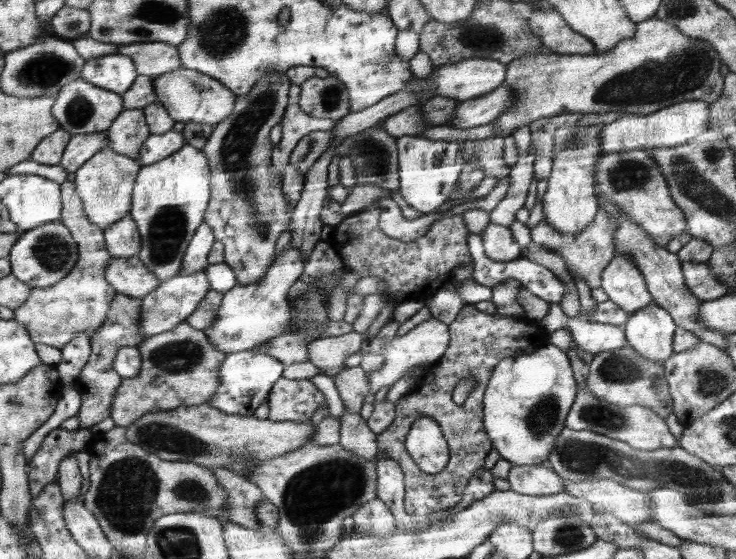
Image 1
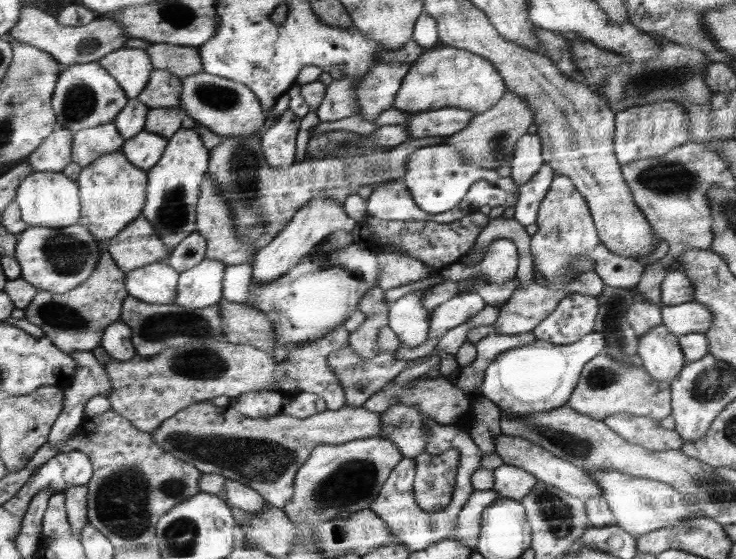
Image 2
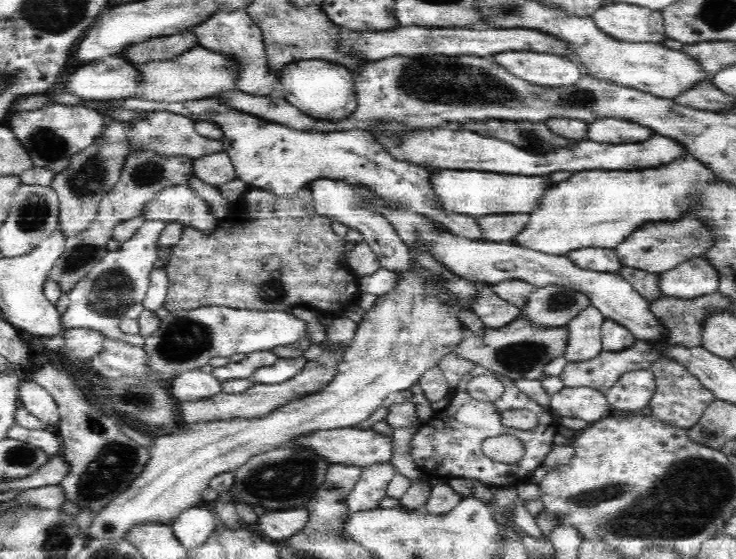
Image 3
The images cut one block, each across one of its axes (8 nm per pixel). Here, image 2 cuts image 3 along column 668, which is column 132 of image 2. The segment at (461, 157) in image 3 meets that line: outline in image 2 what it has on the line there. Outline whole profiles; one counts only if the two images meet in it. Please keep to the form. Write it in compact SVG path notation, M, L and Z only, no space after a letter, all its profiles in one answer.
M145 130L128 140L122 152L133 164L150 172L162 161L169 143L170 139Z

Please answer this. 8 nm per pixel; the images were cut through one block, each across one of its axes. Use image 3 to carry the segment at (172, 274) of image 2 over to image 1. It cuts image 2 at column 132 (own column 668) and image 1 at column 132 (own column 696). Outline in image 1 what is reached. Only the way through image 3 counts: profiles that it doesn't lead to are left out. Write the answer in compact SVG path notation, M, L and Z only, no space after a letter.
M130 256L129 259L114 258L107 277L119 293L138 298L147 297L162 284L156 273L150 271L139 256Z

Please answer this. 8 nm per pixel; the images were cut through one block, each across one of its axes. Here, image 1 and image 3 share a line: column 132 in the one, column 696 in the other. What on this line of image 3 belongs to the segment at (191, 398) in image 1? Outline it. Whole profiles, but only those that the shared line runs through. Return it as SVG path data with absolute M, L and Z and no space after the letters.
M657 358L649 368L657 379L657 391L650 402L652 414L660 420L673 421L682 428L690 428L701 422L702 415L715 400L714 393L708 390L697 378L674 360Z

